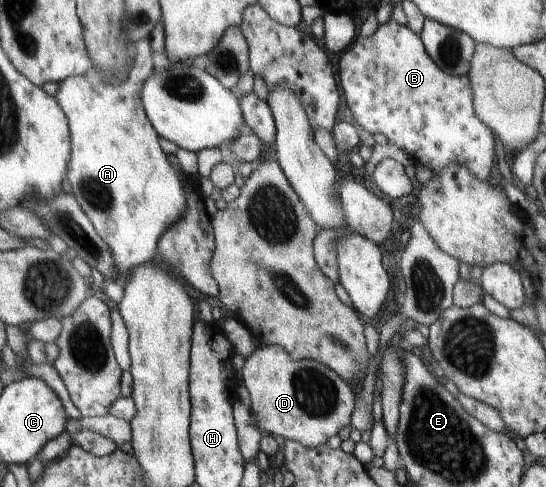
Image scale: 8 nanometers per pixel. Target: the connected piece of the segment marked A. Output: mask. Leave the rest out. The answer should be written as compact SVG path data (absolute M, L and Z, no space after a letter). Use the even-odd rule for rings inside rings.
M139 39L133 43L133 65L125 83L92 85L85 76L73 76L59 82L59 90L55 101L61 107L68 121L71 138L71 153L67 163L67 181L71 184L71 194L79 202L81 209L93 224L97 235L109 247L111 259L117 267L115 279L103 280L103 296L112 306L123 299L123 288L126 285L129 271L145 261L157 256L157 242L160 235L171 223L183 217L187 196L185 187L177 169L169 163L167 154L160 146L160 135L151 125L143 103L141 103L141 87L153 75L153 50L151 39Z

